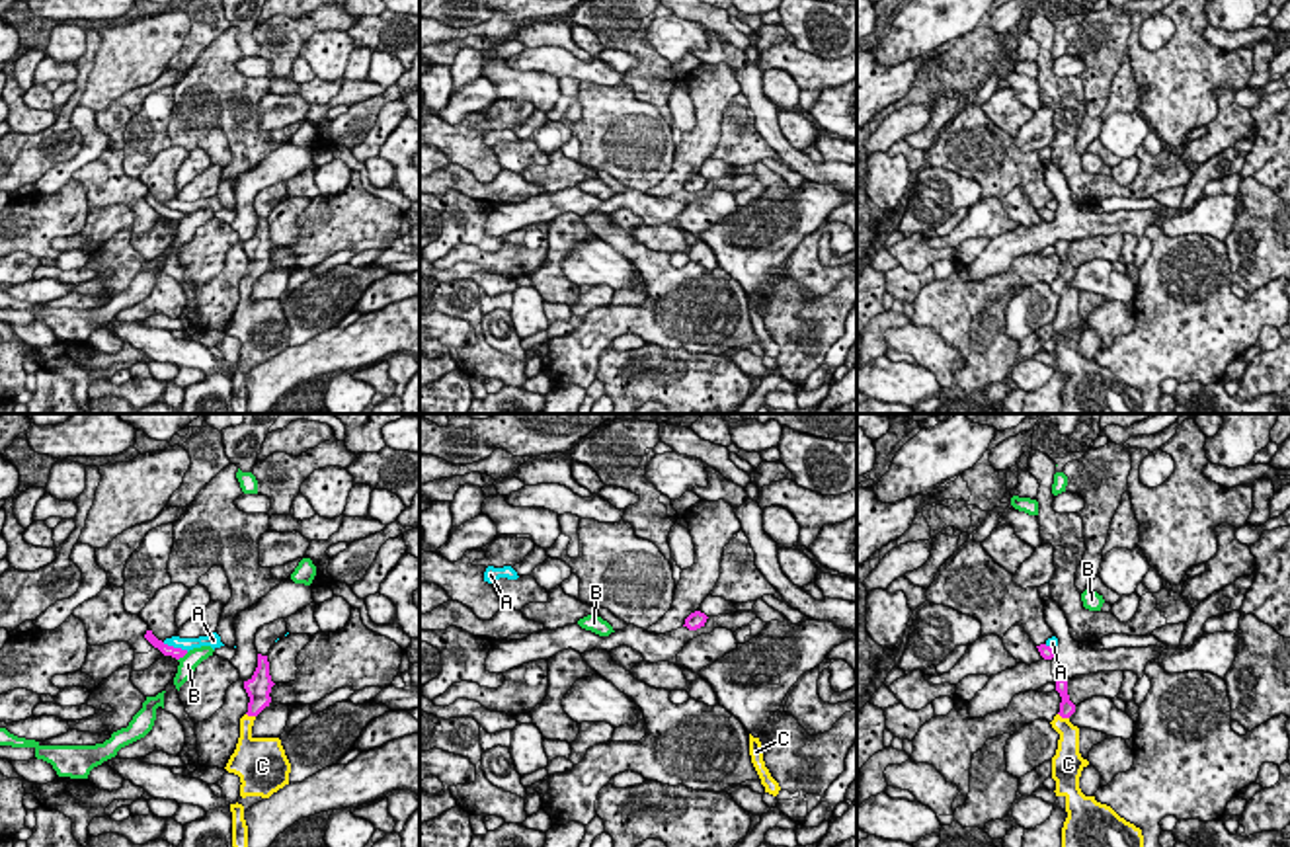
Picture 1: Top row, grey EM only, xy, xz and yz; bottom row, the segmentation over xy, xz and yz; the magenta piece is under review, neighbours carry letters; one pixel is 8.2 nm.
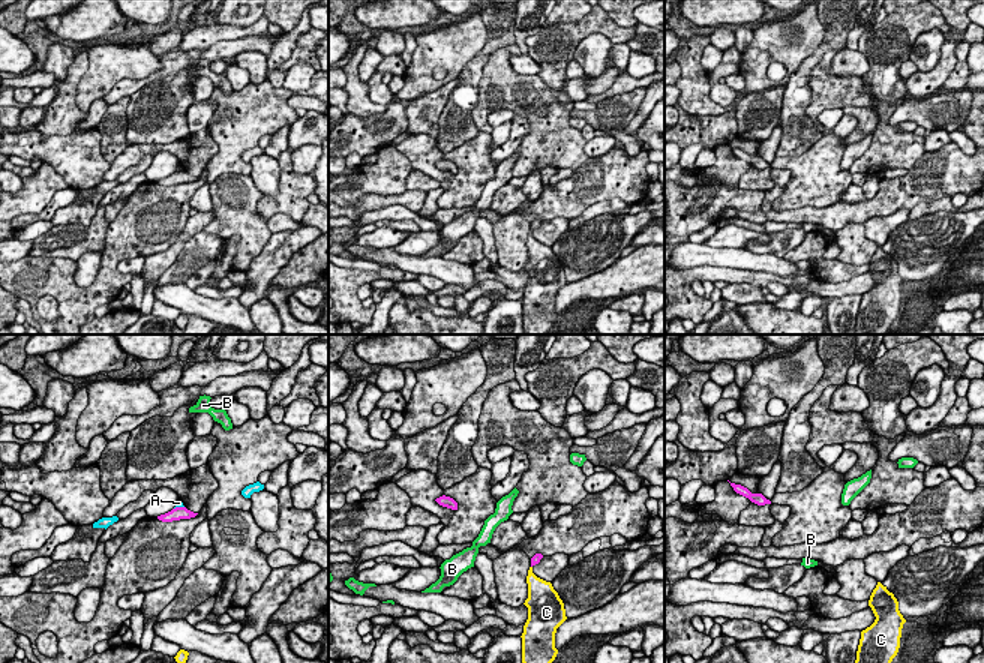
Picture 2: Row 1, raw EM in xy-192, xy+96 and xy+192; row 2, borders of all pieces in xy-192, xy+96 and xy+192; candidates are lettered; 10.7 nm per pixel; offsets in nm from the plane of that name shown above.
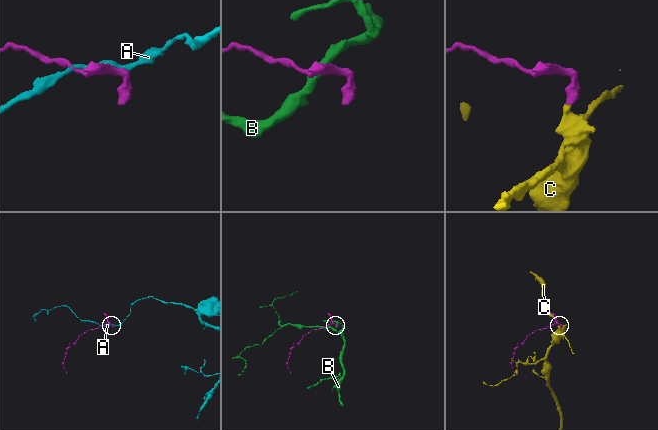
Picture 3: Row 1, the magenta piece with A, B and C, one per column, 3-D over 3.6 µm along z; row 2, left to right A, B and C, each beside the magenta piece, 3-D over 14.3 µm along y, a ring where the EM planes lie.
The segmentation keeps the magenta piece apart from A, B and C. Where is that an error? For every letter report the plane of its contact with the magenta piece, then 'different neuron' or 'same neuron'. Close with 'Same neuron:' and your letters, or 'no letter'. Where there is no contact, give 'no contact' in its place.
A: xy | different neuron
B: xy | different neuron
C: yz | same neuron
Same neuron: C

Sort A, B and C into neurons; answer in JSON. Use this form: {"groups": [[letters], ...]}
{"groups": [["A"], ["B"], ["C"]]}

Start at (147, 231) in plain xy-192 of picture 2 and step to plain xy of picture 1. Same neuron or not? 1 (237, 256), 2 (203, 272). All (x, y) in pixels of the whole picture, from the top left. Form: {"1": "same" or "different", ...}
{"1": "different", "2": "same"}

